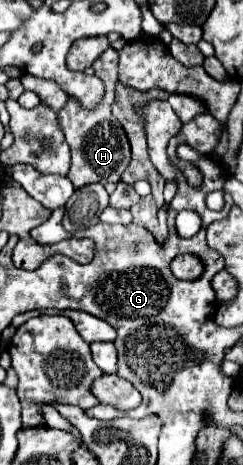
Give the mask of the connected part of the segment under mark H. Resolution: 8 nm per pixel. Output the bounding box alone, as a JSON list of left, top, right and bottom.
[58,48,132,188]

